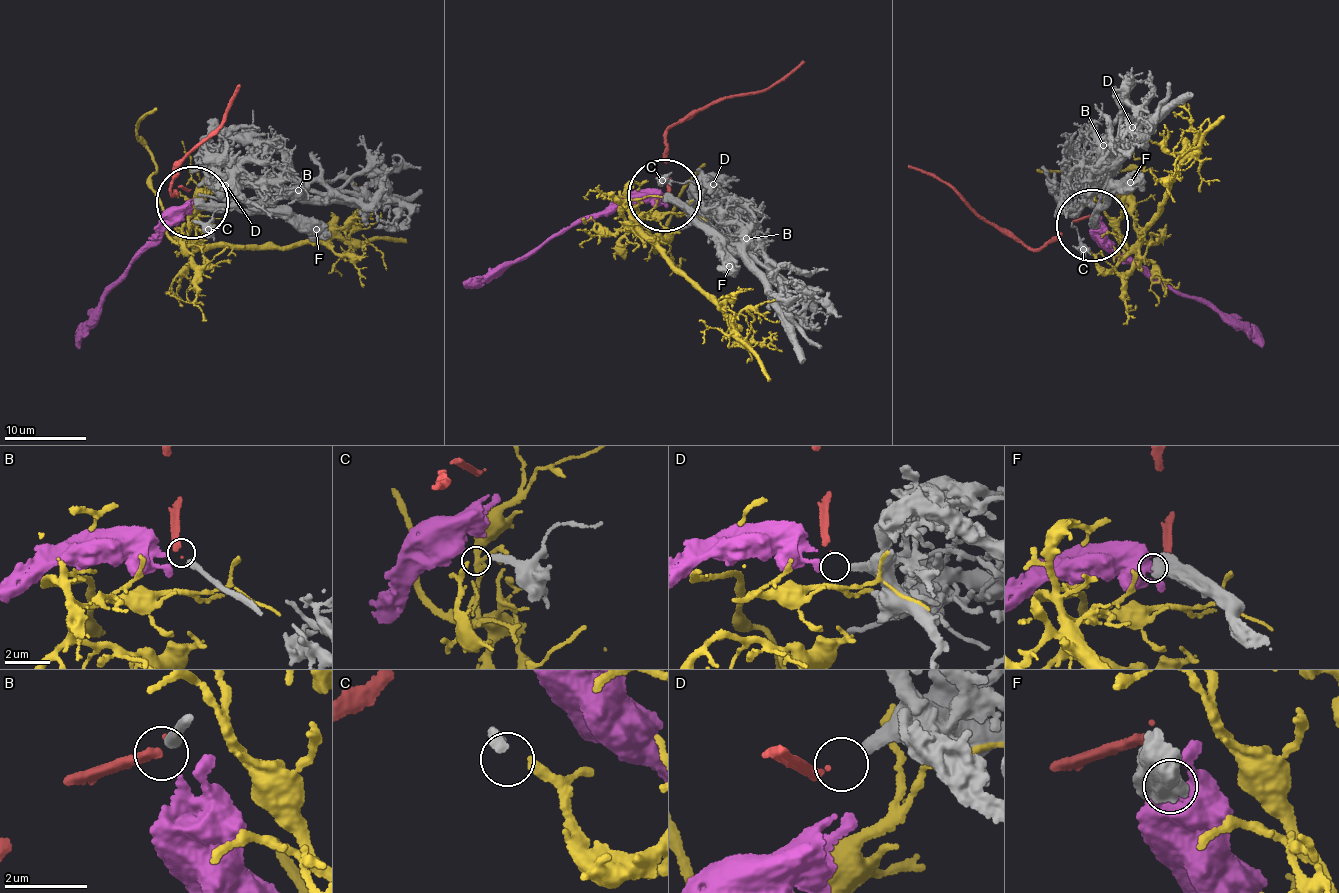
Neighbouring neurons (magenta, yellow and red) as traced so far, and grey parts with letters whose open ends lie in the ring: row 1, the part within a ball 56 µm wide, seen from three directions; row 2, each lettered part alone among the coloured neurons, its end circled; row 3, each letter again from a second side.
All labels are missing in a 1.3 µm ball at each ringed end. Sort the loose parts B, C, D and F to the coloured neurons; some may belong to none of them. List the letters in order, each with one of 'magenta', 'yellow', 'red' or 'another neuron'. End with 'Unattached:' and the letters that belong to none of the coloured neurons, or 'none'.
B: red
C: yellow
D: another neuron
F: magenta
Unattached: D

